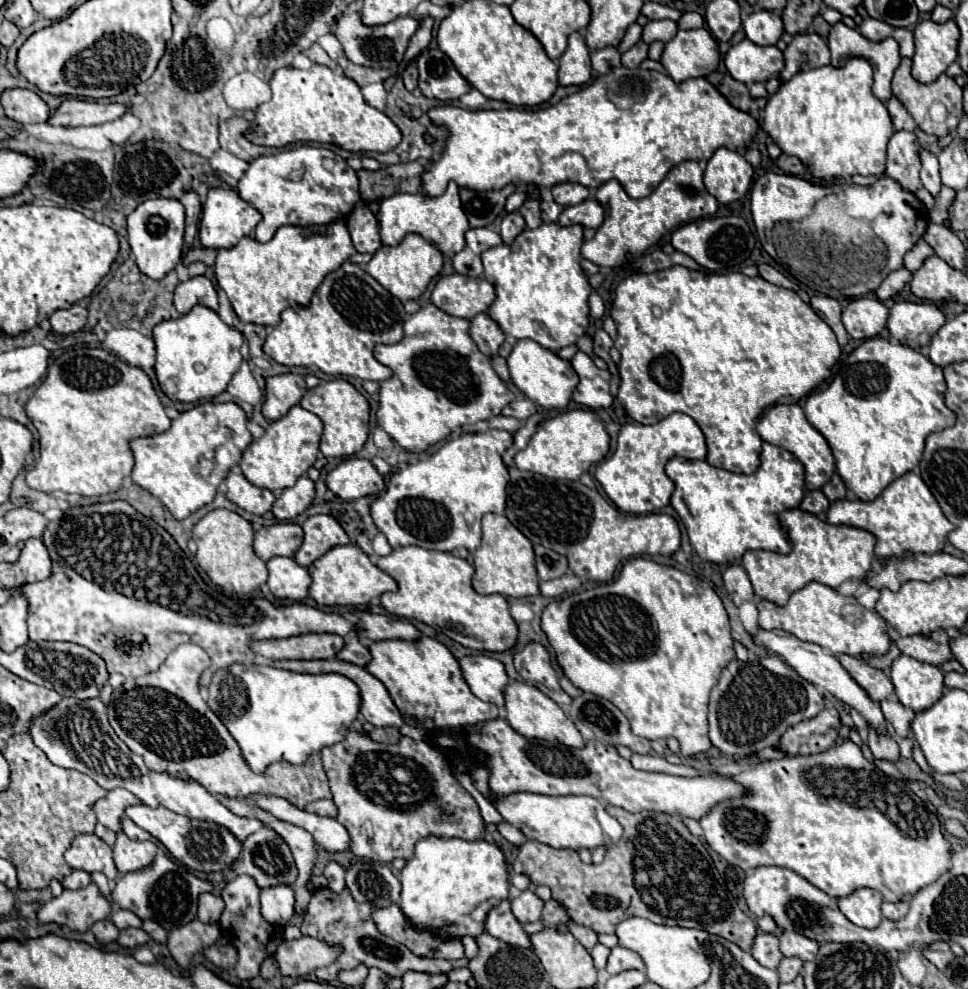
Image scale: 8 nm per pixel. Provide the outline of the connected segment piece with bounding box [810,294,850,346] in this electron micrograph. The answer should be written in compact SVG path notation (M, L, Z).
M816 294L816 296L810 298L810 306L834 330L834 334L838 338L838 344L846 346L848 340L850 340L850 336L848 336L848 332L842 326L842 320L840 320L842 306L838 304L838 300L834 300L830 296L824 296L824 294Z

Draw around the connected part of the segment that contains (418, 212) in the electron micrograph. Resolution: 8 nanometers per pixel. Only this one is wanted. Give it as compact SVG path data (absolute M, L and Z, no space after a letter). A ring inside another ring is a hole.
M450 182L448 190L436 198L424 196L424 194L394 194L390 198L384 198L380 202L380 210L376 214L382 244L398 246L406 234L416 232L422 238L426 238L428 242L432 242L444 256L454 256L456 252L464 250L464 246L466 246L464 236L470 230L470 224L462 210L458 190L460 190L458 184Z

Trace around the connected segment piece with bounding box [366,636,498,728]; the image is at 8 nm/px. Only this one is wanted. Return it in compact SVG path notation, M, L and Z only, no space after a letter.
M420 636L414 642L380 640L370 644L368 650L372 660L366 664L366 670L388 688L394 704L402 714L420 720L432 720L438 728L476 726L480 722L498 718L496 704L488 704L476 698L468 686L464 686L458 660L442 642L428 636Z

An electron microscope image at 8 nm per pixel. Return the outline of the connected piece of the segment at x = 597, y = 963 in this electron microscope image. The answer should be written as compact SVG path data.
M596 944L596 946L594 946L594 968L596 968L598 972L602 972L602 970L606 968L606 958L608 958L608 954L610 954L610 948L606 948L606 946L602 946L602 944Z

